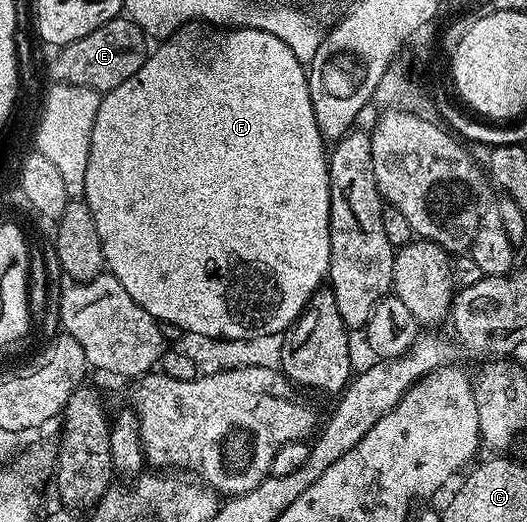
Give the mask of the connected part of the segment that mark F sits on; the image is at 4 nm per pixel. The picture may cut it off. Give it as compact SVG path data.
M230 28L218 38L214 50L210 50L206 55L194 55L194 38L187 32L179 33L169 40L163 41L158 51L151 53L146 59L146 63L140 68L140 72L128 76L124 84L116 84L107 94L101 95L102 102L99 104L99 111L96 112L95 126L92 128L91 148L88 152L87 175L84 179L84 201L92 212L92 220L96 220L96 232L100 232L100 244L106 257L105 269L113 274L120 284L159 323L167 322L177 326L183 332L199 333L210 338L222 338L228 341L248 340L250 337L267 336L273 333L283 333L289 330L292 323L300 317L303 308L308 304L311 296L327 281L330 273L330 163L328 161L328 146L322 137L320 128L316 124L316 112L312 112L312 96L308 88L308 70L296 56L292 56L292 48L284 44L277 36L272 36L272 32L260 32L259 30L247 30L245 28Z

